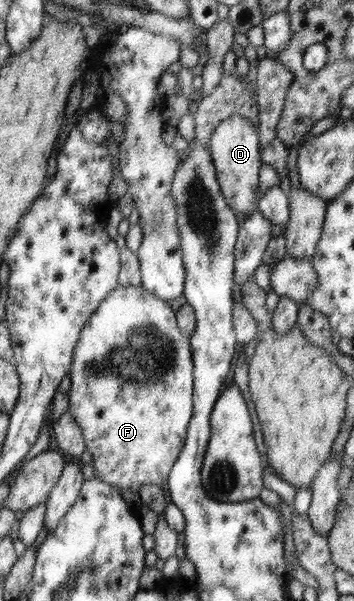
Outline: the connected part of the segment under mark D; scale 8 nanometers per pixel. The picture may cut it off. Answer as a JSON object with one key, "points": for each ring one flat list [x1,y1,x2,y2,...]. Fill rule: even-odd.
{"points":[[232,115,216,125,209,139,211,147,211,157,215,157,215,169,219,169,219,186,223,185,223,196,227,198,227,205,231,210,235,210,235,214,249,214,253,209,255,194,259,188,259,170,262,166,262,145,261,135,258,133,257,127,240,115]]}

